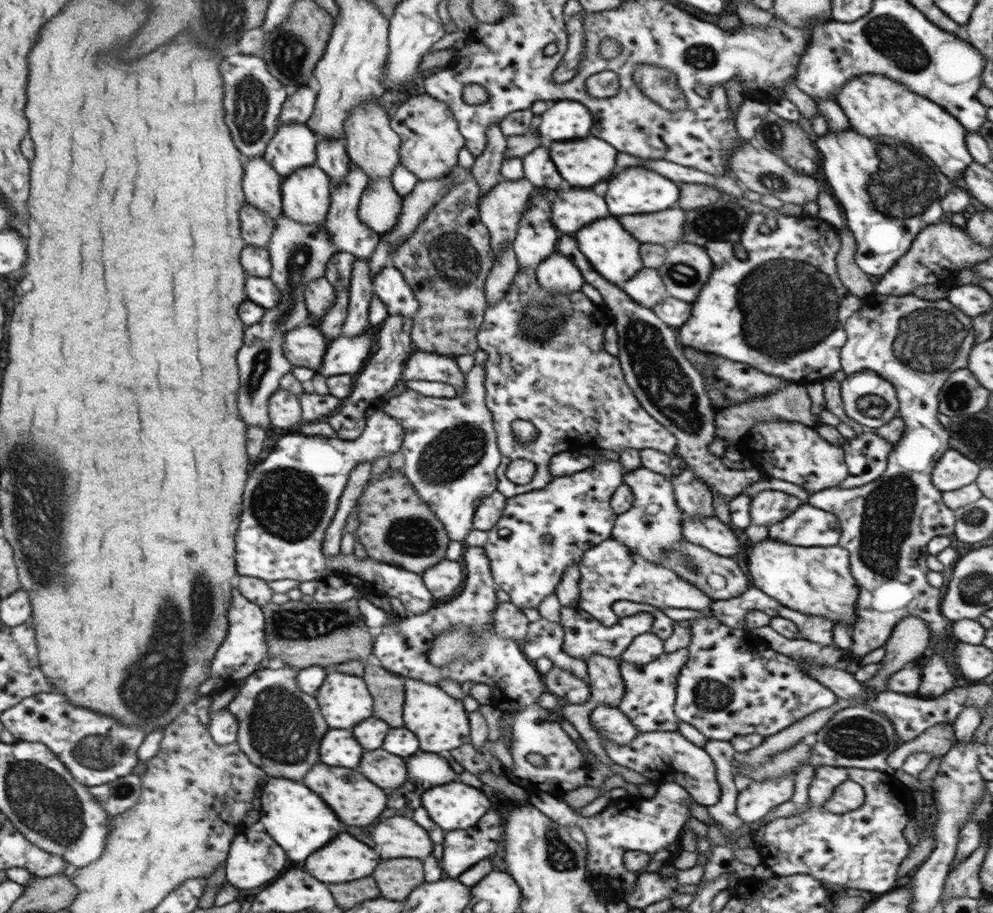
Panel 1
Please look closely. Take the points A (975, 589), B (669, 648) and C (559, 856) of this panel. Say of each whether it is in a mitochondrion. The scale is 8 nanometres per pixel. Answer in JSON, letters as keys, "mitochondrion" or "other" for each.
{"A":"mitochondrion","B":"other","C":"mitochondrion"}

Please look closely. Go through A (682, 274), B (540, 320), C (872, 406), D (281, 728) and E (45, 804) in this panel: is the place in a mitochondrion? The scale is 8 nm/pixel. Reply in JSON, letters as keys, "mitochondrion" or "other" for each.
{"A":"mitochondrion","B":"mitochondrion","C":"mitochondrion","D":"mitochondrion","E":"mitochondrion"}

